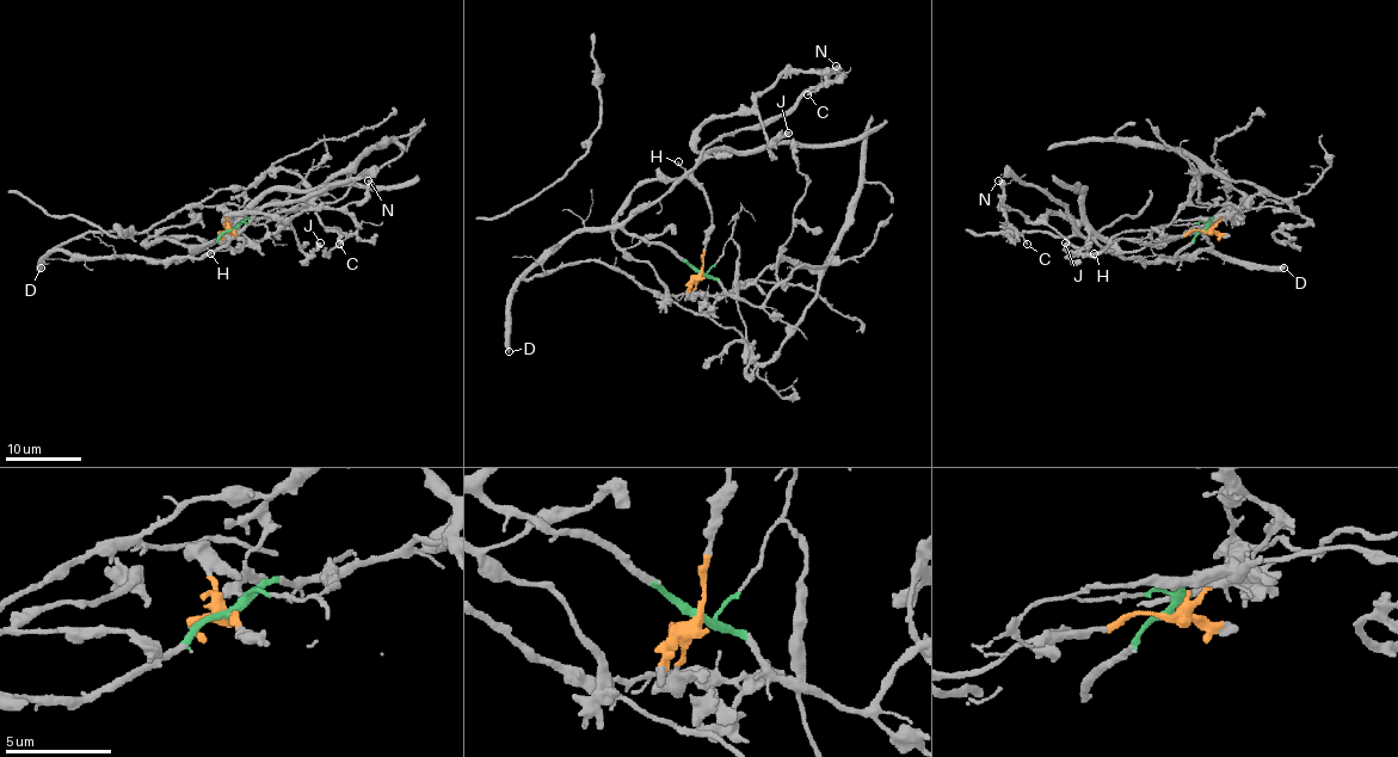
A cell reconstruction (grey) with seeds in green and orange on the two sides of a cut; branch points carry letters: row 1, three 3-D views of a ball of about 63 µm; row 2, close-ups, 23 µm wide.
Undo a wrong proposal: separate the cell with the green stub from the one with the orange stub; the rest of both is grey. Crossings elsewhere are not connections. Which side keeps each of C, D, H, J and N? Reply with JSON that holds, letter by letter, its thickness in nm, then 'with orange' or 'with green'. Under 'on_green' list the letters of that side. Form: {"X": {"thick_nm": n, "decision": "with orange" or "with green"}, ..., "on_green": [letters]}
{"C": {"thick_nm": 220, "decision": "with orange"}, "D": {"thick_nm": 460, "decision": "with green"}, "H": {"thick_nm": 130, "decision": "with green"}, "J": {"thick_nm": 480, "decision": "with orange"}, "N": {"thick_nm": 480, "decision": "with orange"}, "on_green": ["D", "H"]}

